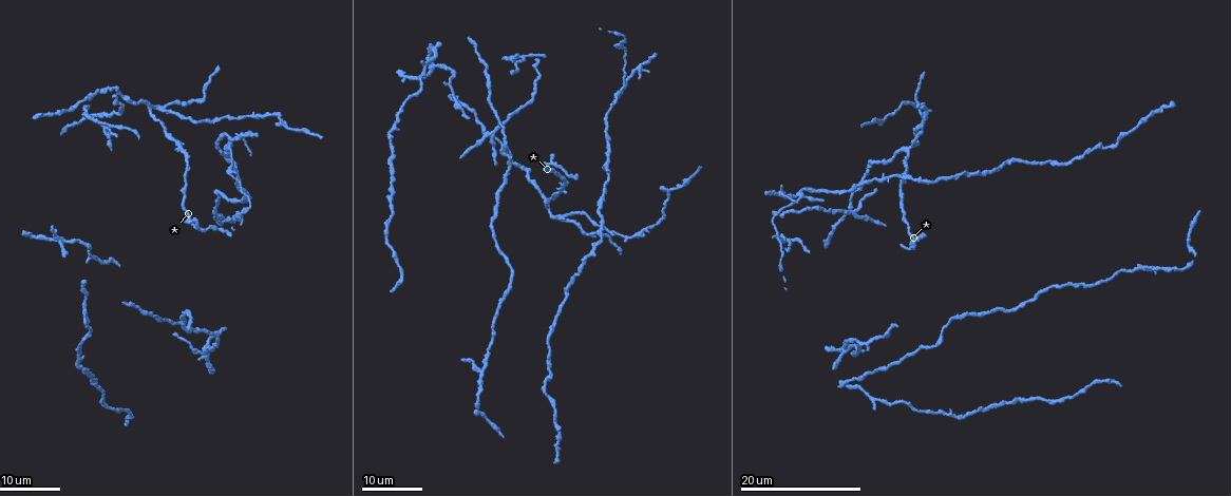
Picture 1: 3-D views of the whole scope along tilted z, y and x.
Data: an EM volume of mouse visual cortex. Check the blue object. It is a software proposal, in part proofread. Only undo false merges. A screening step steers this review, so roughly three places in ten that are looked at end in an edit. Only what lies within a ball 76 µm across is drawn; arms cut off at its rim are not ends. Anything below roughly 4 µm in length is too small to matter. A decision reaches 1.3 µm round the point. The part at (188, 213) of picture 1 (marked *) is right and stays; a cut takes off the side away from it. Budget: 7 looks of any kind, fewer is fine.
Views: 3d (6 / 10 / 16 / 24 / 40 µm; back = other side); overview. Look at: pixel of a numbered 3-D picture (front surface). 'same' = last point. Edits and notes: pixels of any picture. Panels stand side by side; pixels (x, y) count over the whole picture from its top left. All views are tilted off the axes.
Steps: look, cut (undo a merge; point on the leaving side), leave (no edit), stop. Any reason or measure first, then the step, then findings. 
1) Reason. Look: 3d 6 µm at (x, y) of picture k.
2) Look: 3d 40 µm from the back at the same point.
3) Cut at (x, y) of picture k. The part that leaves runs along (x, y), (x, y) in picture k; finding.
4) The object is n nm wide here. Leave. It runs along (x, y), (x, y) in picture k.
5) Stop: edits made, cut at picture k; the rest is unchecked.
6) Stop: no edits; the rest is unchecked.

Branch point. Look: 3d 16 µm at (200, 230) of picture 1.

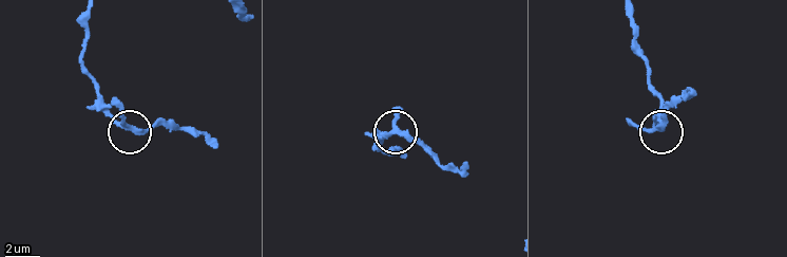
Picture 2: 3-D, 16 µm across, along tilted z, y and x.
Zoom in. Look: 3d 10 µm at (402, 132) of picture 2.

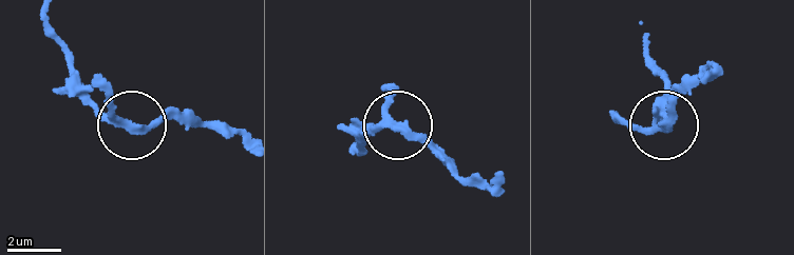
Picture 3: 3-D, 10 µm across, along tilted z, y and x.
Leave. It runs along (364, 152), (359, 135), (394, 121), (450, 168) in picture 3; one neuron here.

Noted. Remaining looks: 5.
Calibre changes. Look: 3d 24 µm at (937, 344) of picture 1.

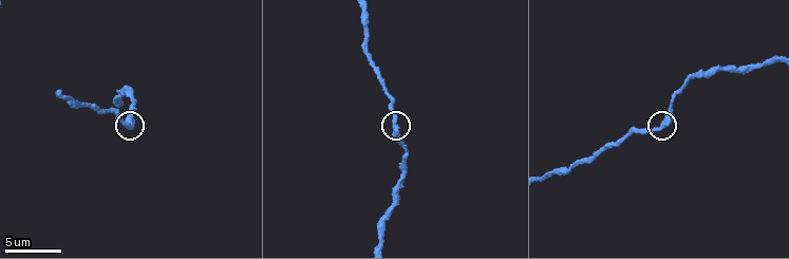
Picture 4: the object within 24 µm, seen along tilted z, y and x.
Zoom in. Look: 3d 6 µm at (659, 126) of picture 4.

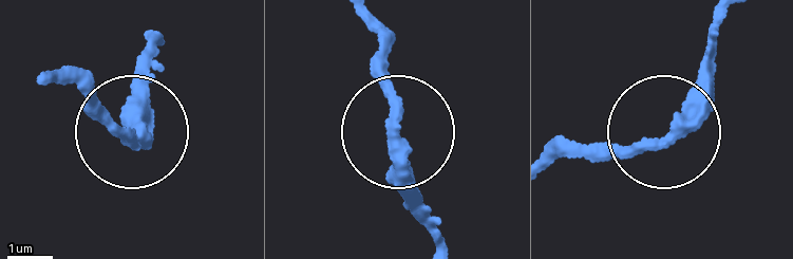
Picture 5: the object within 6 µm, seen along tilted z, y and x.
The object is 320 nm wide here. Leave. One neuron here.

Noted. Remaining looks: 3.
Look: 3d 24 µm at (605, 170) of picture 1.

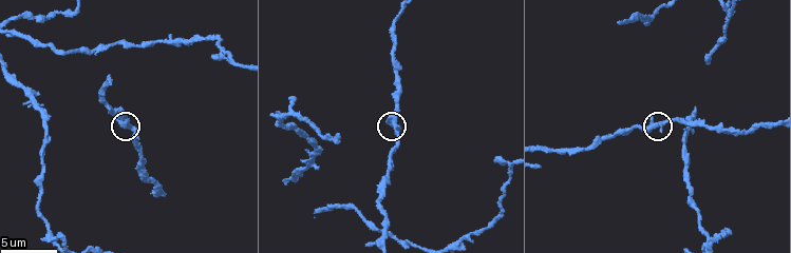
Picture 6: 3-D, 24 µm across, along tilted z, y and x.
Look: 3d 6 µm at (394, 121) of picture 6.

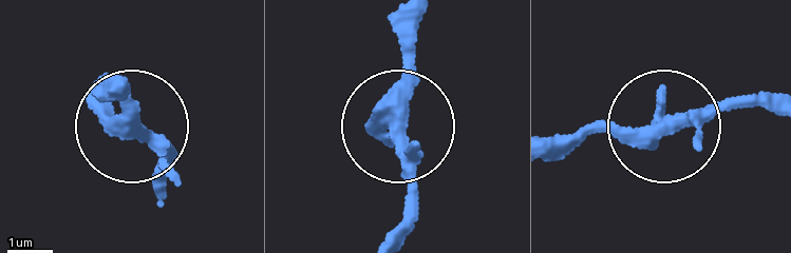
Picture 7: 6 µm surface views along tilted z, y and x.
4 arms meet here. Leave. Continuous, no second neuron.

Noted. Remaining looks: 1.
Stop: no edits; the rest is unchecked.

